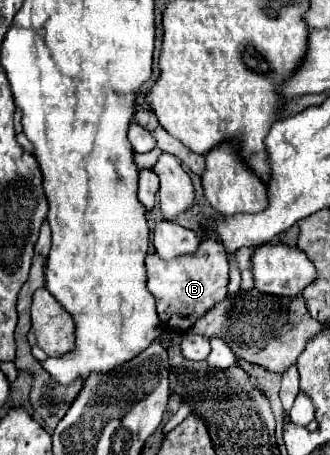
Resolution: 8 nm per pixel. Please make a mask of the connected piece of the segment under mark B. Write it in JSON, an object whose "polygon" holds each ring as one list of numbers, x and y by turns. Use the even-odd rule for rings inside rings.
{"polygon":[[203,238,199,250,193,256,179,256,173,260,163,260,157,254,147,254,147,288,157,300,157,312,161,322,169,328,187,332,199,316,203,316,215,302,227,296,229,284,229,262,227,252,221,242,213,238]]}

